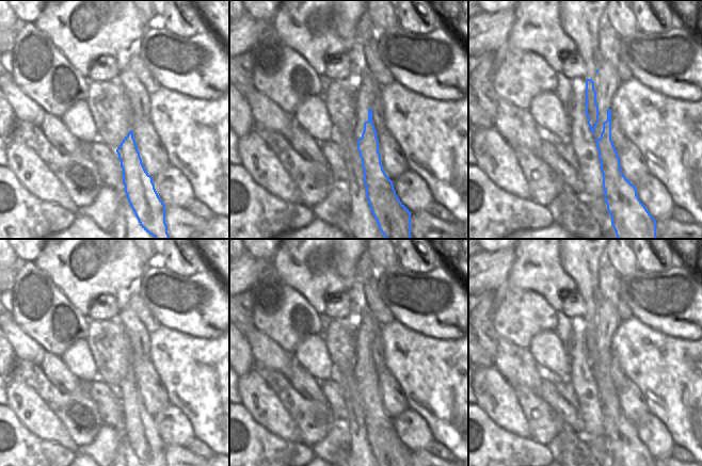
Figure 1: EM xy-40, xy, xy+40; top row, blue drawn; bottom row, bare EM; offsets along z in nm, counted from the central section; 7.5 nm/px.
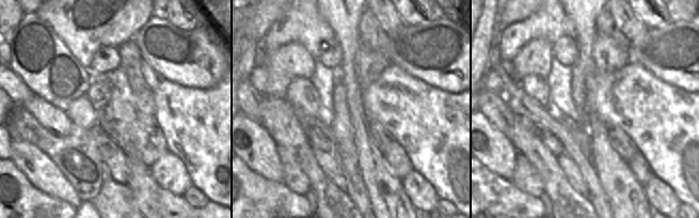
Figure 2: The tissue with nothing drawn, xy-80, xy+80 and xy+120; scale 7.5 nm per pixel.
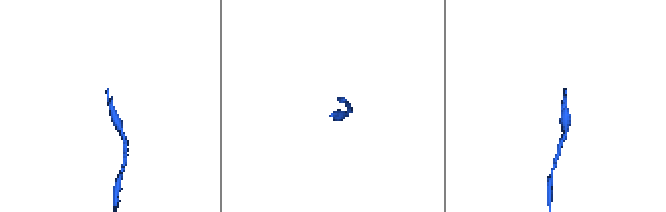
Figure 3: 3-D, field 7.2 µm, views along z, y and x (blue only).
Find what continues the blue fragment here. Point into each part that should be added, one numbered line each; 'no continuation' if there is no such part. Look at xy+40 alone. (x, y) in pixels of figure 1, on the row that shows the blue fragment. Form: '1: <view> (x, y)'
1: xy+40 (580, 19)

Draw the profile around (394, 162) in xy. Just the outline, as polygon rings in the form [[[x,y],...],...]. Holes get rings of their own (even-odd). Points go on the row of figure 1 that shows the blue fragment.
[[[386,128],[381,130],[377,138],[379,140],[379,152],[383,170],[393,181],[409,170],[406,159],[400,146]]]

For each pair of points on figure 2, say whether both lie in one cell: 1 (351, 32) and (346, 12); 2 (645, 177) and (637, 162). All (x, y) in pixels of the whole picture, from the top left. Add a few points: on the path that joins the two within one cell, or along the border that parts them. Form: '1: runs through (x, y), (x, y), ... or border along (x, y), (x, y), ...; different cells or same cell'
1: runs through (346, 27), (346, 17); same cell
2: runs through (644, 174), (639, 166); same cell

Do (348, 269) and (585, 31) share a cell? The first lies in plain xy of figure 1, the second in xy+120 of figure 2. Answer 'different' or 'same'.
same

